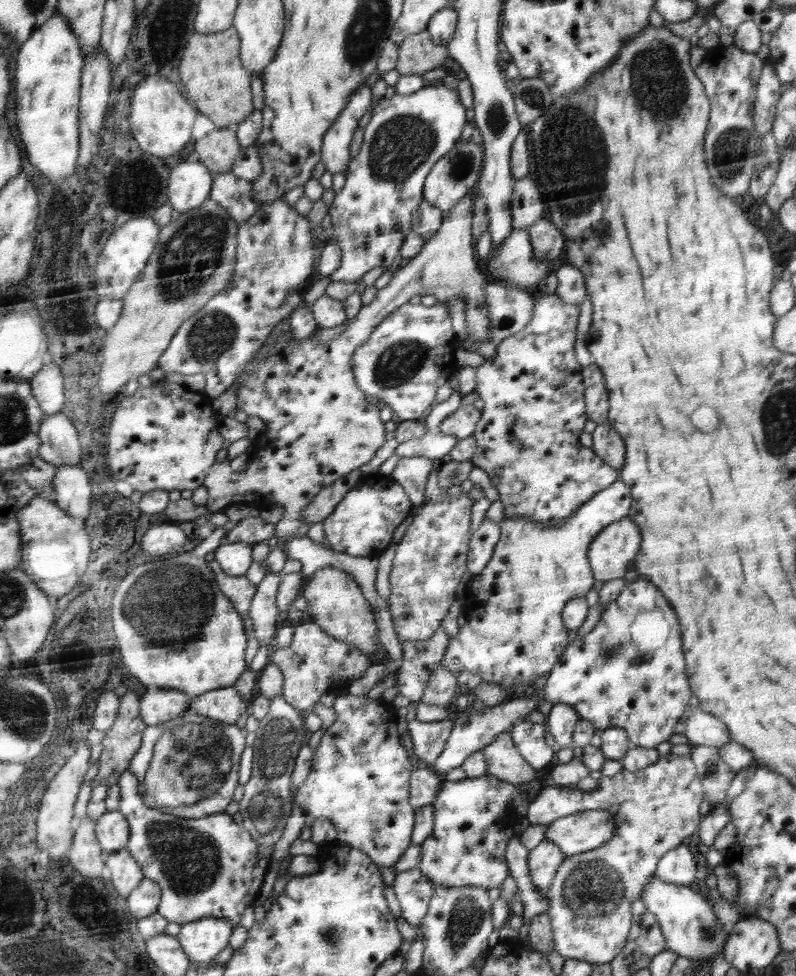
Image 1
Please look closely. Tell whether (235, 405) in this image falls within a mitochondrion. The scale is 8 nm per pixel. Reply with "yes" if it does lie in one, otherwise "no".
no

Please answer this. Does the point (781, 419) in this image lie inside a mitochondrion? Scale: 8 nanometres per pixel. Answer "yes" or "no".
yes

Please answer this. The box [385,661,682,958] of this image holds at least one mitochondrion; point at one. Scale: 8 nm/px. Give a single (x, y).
(593, 893)

